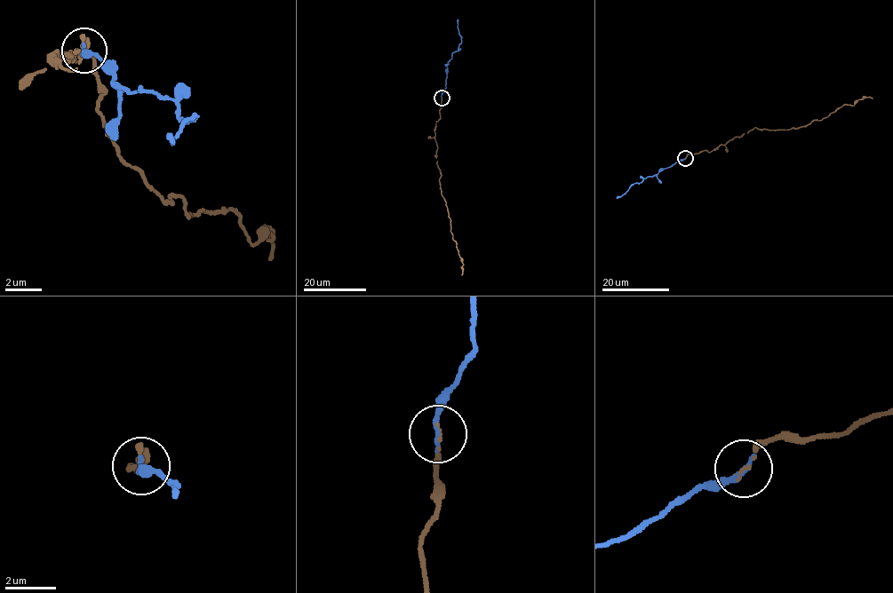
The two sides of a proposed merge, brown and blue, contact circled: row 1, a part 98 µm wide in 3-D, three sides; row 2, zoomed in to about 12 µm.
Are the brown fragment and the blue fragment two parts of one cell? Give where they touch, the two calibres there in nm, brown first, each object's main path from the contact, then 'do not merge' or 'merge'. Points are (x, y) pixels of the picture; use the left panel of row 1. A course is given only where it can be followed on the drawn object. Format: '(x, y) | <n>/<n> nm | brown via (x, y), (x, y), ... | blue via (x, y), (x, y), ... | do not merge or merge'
(83, 50) | 90/240 nm | brown via (87, 48), (52, 58), (89, 56), (119, 160), (186, 220), (273, 234), (269, 261) | blue via (83, 49), (81, 51), (106, 64), (109, 81), (176, 102), (175, 114), (195, 118), (168, 139) | merge

